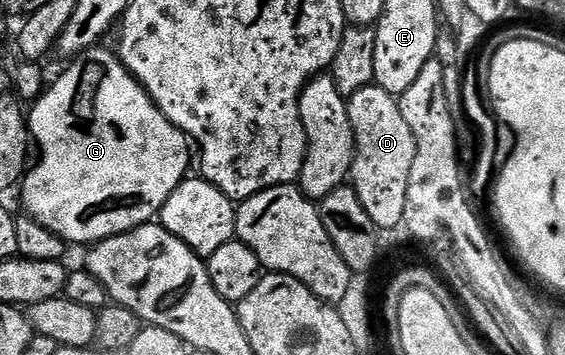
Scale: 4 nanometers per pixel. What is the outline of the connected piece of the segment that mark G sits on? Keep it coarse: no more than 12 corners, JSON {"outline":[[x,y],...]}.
{"outline":[[104,46],[29,112],[30,219],[68,245],[152,223],[188,137]]}

